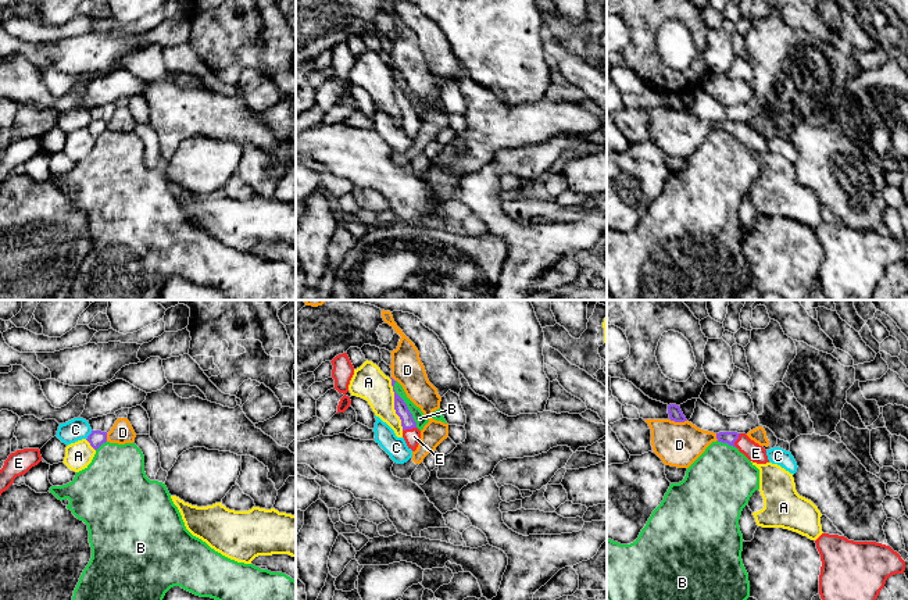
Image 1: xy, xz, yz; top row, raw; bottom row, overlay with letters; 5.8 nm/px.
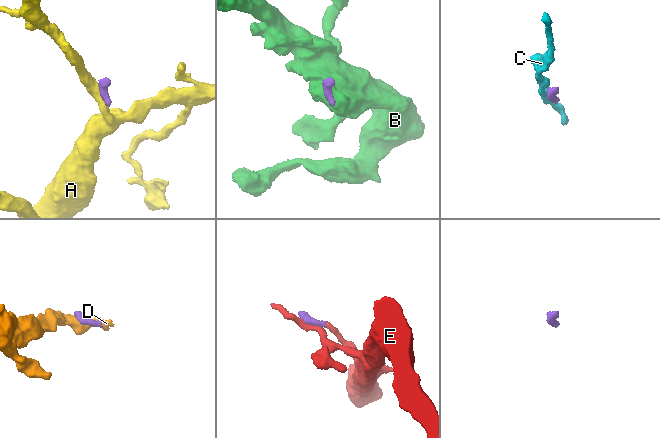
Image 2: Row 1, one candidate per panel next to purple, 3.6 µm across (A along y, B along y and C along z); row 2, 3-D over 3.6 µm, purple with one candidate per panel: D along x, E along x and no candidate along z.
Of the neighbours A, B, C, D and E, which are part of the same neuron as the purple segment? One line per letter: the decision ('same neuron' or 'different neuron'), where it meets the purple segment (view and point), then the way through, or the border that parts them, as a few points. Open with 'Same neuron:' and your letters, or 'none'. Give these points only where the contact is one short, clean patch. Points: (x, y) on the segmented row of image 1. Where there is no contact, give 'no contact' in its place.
Same neuron: E
A: different neuron | xz (394, 404) | along xz (389, 378), (393, 386), (393, 409), (403, 429)
B: different neuron | xz (406, 404) | along xz (394, 381), (394, 392), (406, 404), (417, 427)
C: different neuron | xy (89, 435) | along xy (92, 431), (86, 439)
D: different neuron | yz (678, 421) | along yz (669, 420), (686, 421)
E: same neuron | yz (736, 439) | across yz (729, 438), (736, 439), (755, 453)

